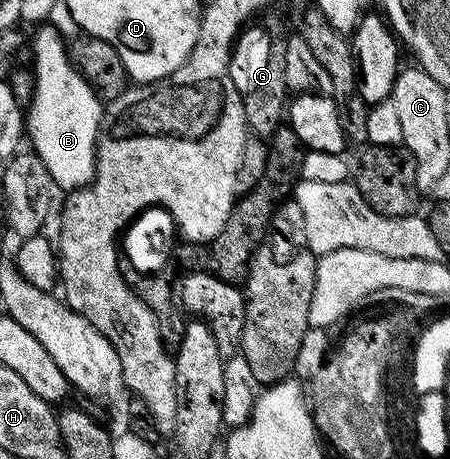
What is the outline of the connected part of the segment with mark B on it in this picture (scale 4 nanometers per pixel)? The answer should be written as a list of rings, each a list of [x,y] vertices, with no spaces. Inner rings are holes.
[[[40,27],[39,33],[33,36],[33,48],[35,44],[35,94],[25,112],[25,136],[35,155],[49,170],[53,182],[60,189],[74,190],[84,188],[95,178],[95,144],[99,141],[99,124],[103,121],[104,105],[101,103],[95,91],[79,73],[75,63],[70,58],[68,45],[63,44],[63,36],[55,28]]]

